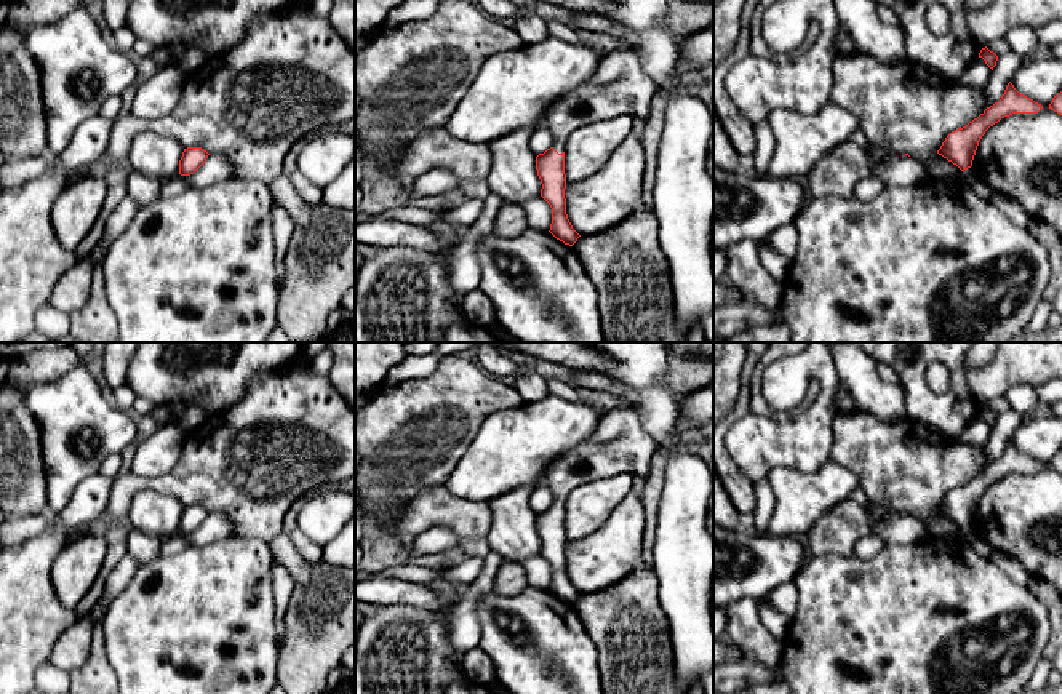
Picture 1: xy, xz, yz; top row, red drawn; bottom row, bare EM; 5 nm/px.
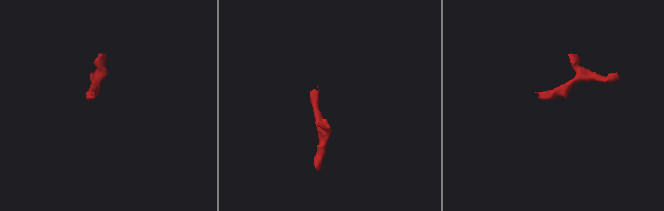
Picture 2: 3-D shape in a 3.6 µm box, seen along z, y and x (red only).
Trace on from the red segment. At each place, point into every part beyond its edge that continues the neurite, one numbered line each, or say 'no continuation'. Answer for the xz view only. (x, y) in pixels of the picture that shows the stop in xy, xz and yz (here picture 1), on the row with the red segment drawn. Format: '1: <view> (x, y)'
1: xz (619, 87)

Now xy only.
no continuation

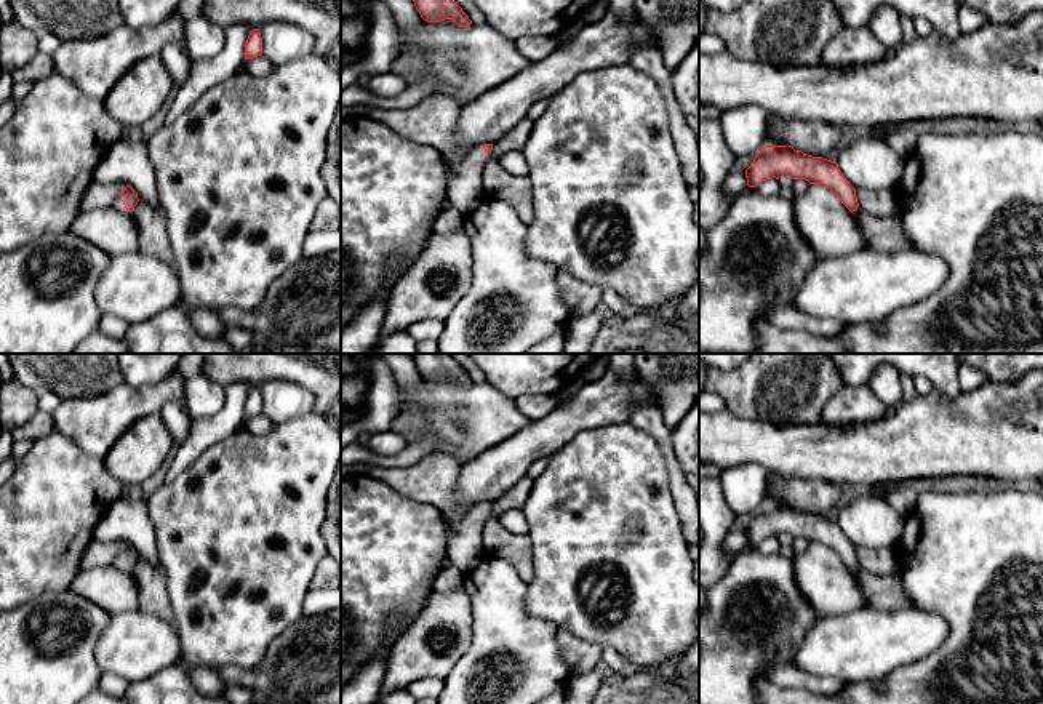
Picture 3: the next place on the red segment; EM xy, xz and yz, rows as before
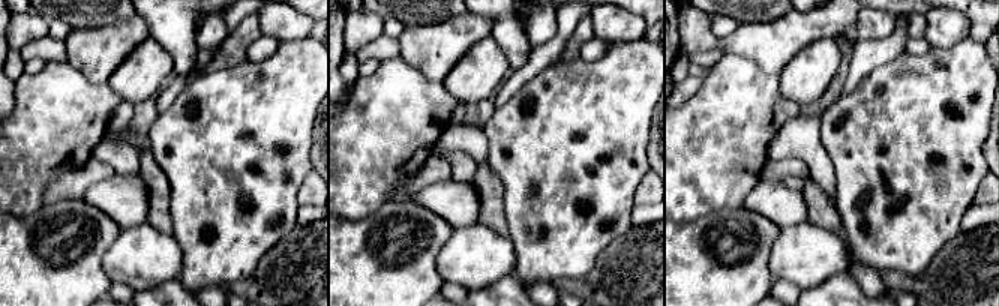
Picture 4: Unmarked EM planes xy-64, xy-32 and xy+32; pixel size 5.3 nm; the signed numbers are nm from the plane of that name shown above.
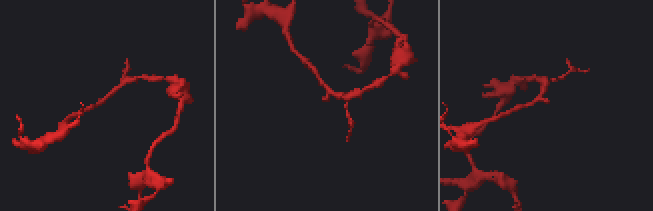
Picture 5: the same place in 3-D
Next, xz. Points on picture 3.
1: xz (464, 191)

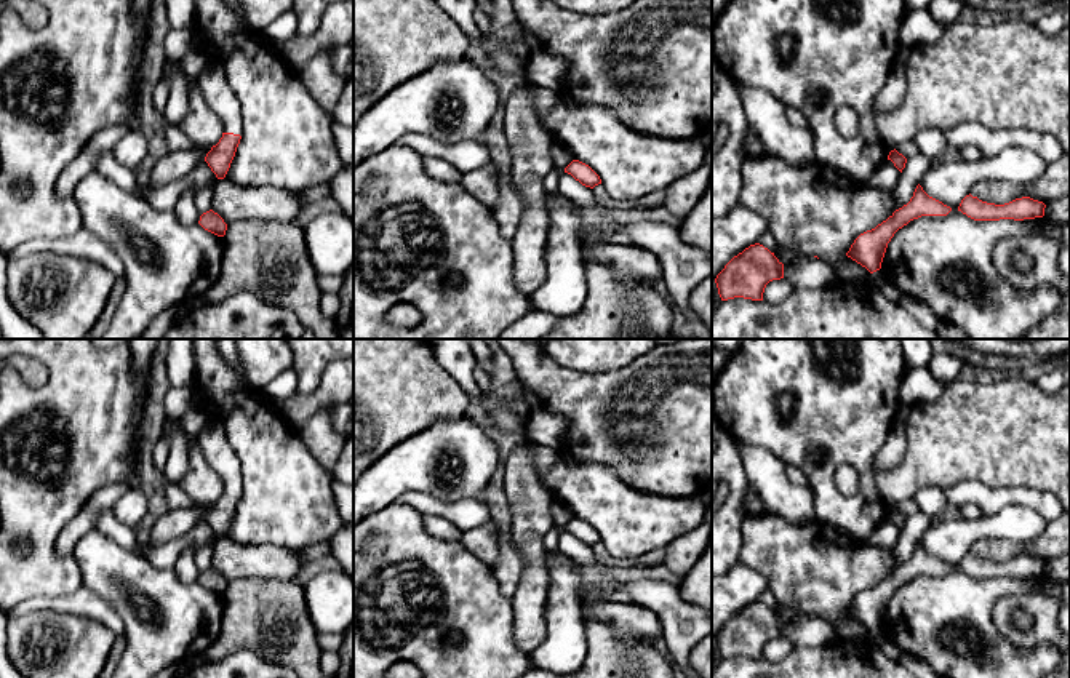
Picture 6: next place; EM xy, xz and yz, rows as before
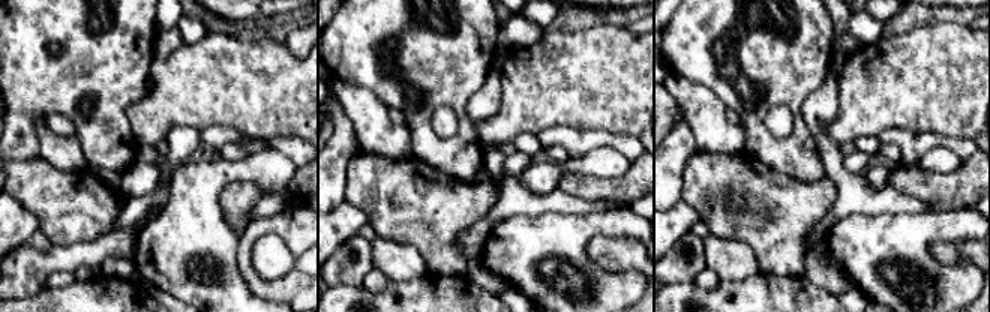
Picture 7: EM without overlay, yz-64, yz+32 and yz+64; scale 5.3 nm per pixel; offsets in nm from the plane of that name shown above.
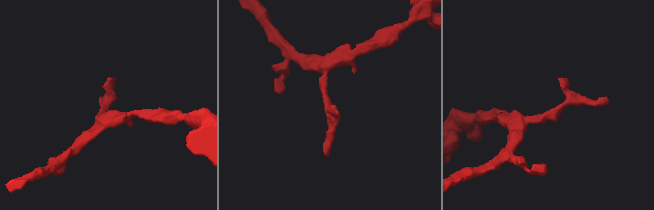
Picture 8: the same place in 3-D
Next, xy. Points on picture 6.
1: xy (213, 83)

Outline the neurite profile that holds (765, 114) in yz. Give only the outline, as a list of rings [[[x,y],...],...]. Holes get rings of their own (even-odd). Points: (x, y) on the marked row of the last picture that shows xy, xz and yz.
[[[734,82],[741,98],[747,123],[758,133],[766,154],[776,155],[793,166],[809,165],[816,162],[814,142],[808,128],[795,128],[785,117],[785,107],[768,91],[761,88],[745,86]]]

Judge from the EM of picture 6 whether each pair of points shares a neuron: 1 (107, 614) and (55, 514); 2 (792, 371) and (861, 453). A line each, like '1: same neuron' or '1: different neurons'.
1: different neurons
2: same neuron

